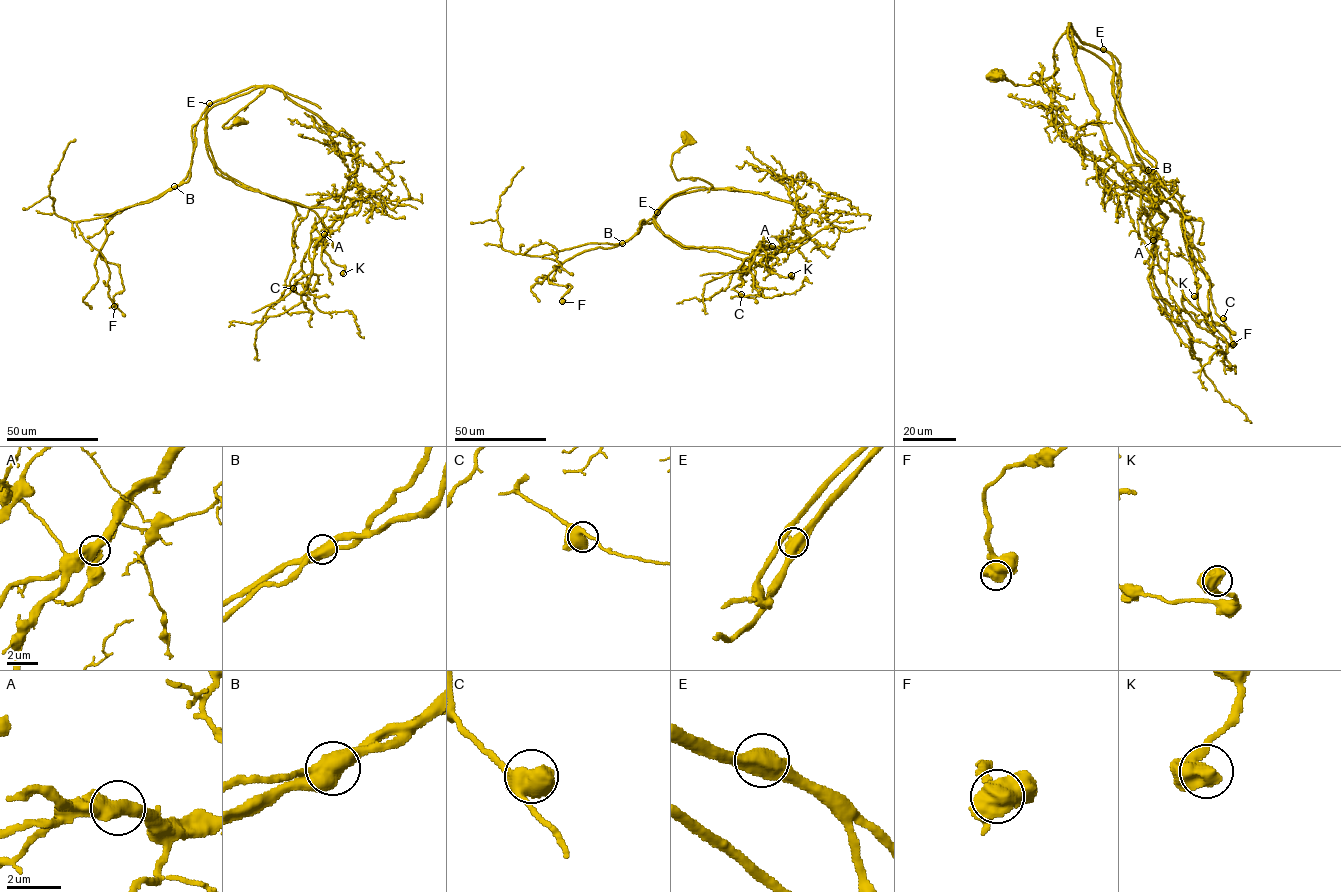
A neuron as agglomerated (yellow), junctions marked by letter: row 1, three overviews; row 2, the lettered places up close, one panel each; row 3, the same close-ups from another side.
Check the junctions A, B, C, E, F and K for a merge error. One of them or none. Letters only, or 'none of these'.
B

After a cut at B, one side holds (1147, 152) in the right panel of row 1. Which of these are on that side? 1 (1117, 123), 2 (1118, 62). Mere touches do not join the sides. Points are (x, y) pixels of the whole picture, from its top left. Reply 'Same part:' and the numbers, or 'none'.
Same part: 1, 2

